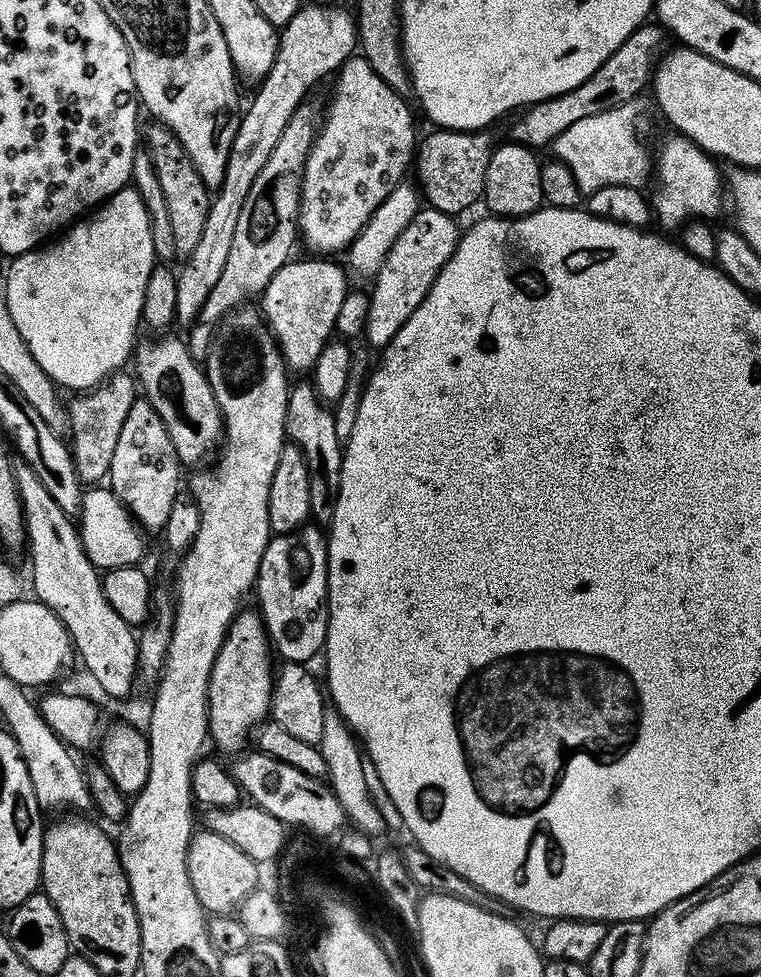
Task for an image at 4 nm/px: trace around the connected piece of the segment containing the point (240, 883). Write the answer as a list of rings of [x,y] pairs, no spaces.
[[[207,830],[197,831],[188,847],[190,886],[194,886],[194,894],[205,913],[212,916],[233,915],[247,896],[256,891],[256,868],[257,861],[242,854],[234,842],[226,842],[226,838]]]

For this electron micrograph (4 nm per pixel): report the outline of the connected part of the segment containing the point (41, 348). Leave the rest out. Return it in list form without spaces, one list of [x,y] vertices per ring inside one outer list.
[[[129,186],[118,190],[91,214],[77,219],[56,239],[9,263],[12,265],[4,280],[2,298],[8,303],[18,334],[34,354],[34,362],[46,370],[53,384],[61,389],[91,390],[113,372],[121,371],[138,343],[136,327],[142,324],[146,282],[150,282],[152,269],[158,264],[154,242],[150,242],[150,218],[138,190]]]

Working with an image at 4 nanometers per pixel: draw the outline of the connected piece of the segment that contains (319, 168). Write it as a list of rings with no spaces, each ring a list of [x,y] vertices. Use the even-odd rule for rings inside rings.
[[[353,54],[335,73],[336,89],[332,92],[332,101],[328,104],[328,113],[323,113],[322,123],[319,125],[315,140],[312,141],[308,156],[304,159],[304,175],[300,178],[300,219],[298,221],[298,232],[304,240],[313,248],[316,254],[336,254],[341,250],[347,249],[352,241],[359,236],[370,222],[372,215],[378,210],[378,206],[382,206],[384,199],[390,195],[395,188],[400,187],[404,176],[414,164],[414,157],[417,153],[418,135],[416,136],[416,124],[412,121],[412,112],[408,109],[408,104],[404,101],[405,97],[401,93],[395,92],[390,86],[386,86],[386,82],[382,82],[382,78],[378,78],[378,74],[374,74],[374,66],[370,66],[370,62],[366,62],[363,55]]]

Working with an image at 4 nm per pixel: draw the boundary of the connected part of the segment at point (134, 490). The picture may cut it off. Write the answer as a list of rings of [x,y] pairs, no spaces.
[[[136,400],[122,424],[121,433],[114,437],[112,443],[114,455],[106,477],[109,488],[143,529],[161,531],[169,517],[170,506],[180,494],[182,465],[165,424],[148,400]]]

